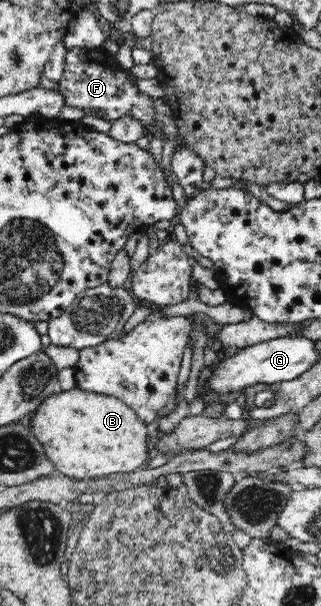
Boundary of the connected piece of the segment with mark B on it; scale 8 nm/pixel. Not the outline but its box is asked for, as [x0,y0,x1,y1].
[30,388,149,479]

